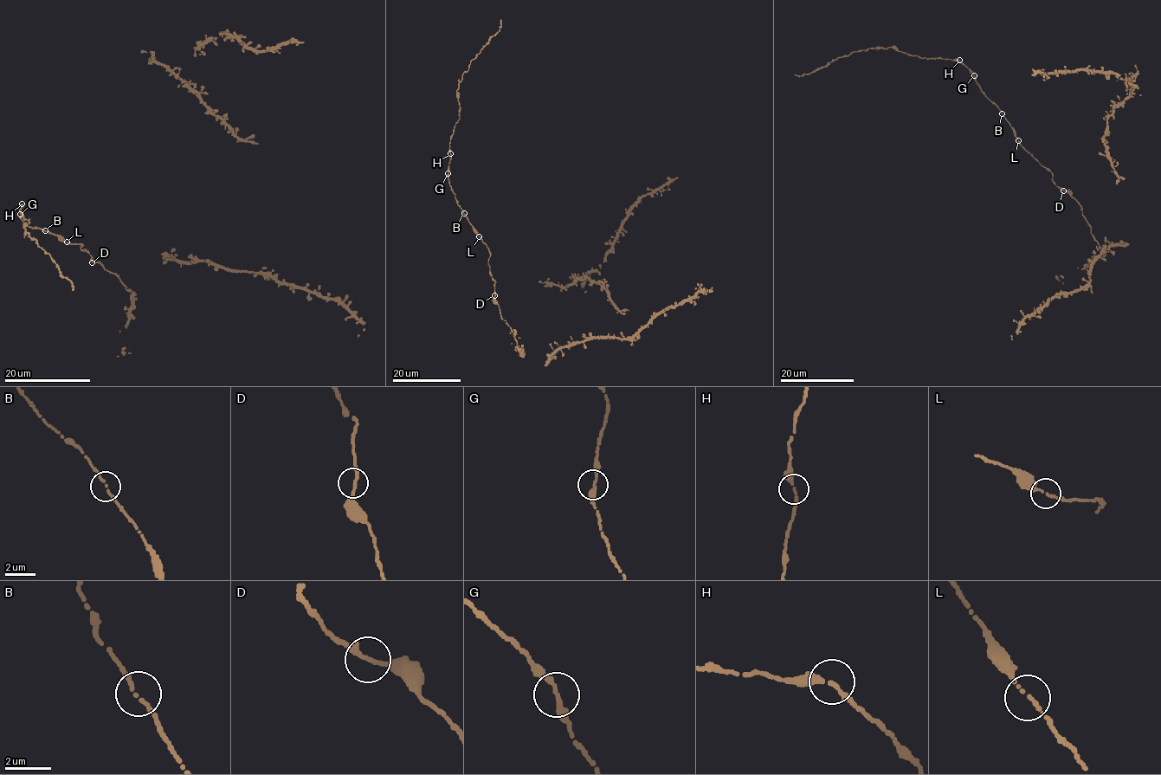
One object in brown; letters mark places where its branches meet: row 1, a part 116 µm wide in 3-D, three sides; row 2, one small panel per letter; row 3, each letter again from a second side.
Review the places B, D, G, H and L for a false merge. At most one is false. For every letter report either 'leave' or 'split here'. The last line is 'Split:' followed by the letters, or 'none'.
B: leave
D: leave
G: leave
H: leave
L: leave
Split: none

